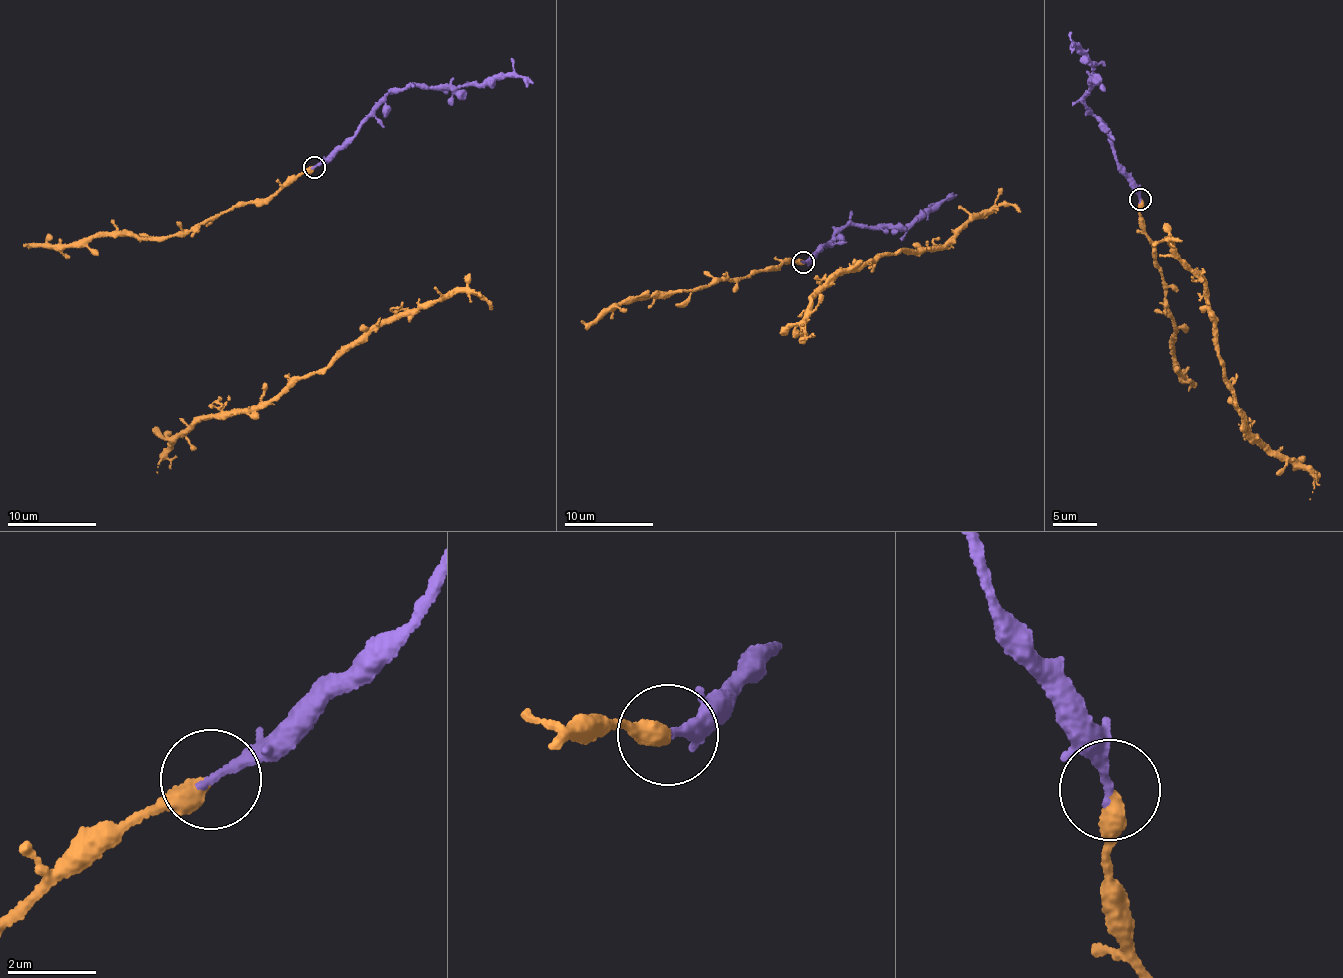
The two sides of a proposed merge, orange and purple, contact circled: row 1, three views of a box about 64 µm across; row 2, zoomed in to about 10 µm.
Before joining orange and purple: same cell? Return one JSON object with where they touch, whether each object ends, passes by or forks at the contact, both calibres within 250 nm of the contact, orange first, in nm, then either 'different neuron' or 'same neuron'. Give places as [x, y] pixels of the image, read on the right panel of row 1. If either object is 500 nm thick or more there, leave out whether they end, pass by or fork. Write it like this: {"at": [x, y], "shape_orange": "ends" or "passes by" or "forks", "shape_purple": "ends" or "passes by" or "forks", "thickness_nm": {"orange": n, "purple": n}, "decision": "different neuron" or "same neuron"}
{"at": [1140, 199], "shape_orange": "ends", "shape_purple": "ends", "thickness_nm": {"orange": 420, "purple": 240}, "decision": "same neuron"}

